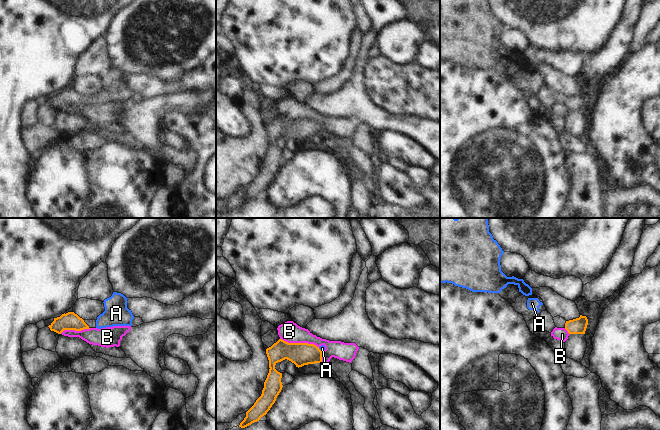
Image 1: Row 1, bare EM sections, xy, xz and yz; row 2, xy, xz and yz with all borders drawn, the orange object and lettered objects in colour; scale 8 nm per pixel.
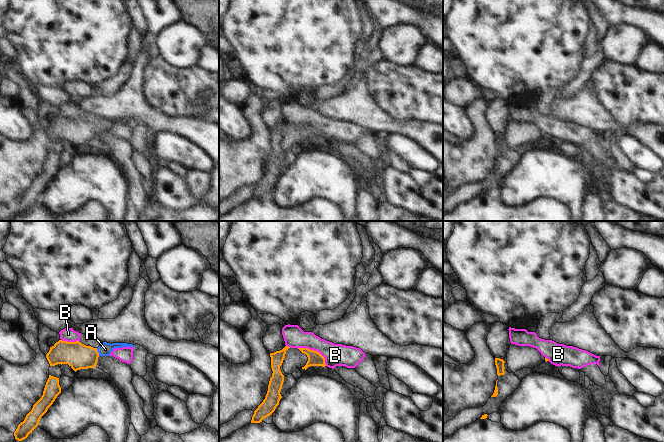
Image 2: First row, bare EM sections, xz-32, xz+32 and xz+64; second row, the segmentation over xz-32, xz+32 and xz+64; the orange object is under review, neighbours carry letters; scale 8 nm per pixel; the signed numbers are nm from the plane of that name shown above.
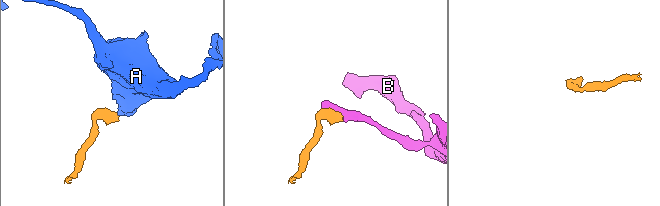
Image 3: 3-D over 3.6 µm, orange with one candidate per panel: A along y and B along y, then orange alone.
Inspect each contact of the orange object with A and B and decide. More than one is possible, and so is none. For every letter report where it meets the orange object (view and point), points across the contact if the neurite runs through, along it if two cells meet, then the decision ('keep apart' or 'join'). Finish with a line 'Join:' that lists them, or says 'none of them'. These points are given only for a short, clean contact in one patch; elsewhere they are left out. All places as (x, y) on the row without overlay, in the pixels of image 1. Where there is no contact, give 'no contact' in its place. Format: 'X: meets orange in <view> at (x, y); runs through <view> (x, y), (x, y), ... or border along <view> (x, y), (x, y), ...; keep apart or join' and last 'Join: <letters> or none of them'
A: meets orange in xz at (319, 125); runs through xz (300, 130), (314, 130), (319, 125), (322, 124); join
B: meets orange in xz at (299, 119); border along xz (280, 114), (288, 118), (313, 119), (318, 123); keep apart
Join: A

